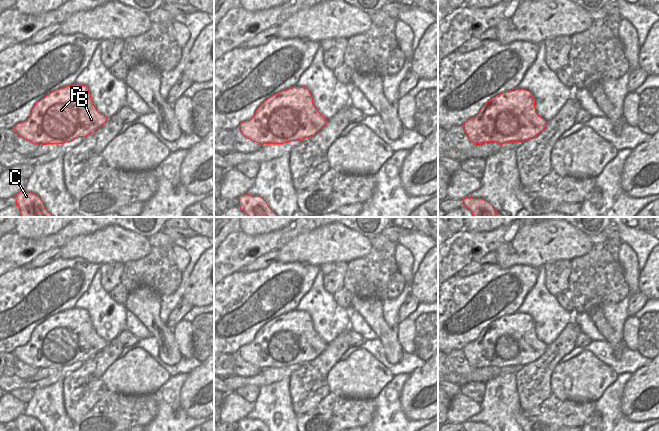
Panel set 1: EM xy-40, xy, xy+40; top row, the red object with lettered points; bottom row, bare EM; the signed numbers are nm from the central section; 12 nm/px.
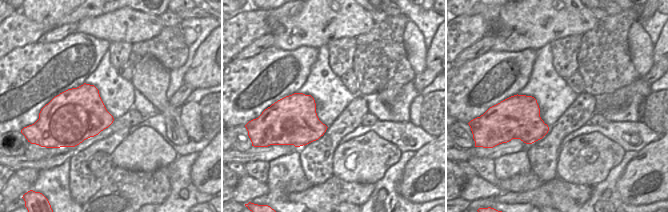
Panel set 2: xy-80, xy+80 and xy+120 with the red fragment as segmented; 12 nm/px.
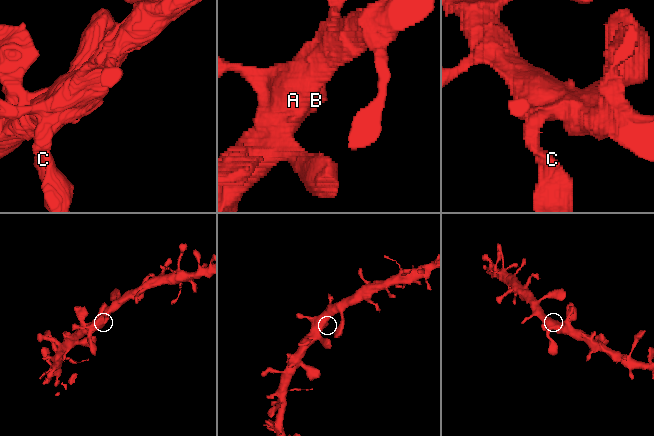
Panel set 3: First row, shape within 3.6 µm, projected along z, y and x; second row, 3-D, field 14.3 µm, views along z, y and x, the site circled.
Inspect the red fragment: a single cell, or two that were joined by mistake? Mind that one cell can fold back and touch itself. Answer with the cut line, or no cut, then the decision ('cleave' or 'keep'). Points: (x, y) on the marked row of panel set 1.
no cut; keep

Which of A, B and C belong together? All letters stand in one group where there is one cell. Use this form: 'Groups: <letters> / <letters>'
Groups: A B C

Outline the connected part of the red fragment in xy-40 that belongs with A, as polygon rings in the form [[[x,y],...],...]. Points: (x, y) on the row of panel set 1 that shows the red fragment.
[[[74,83],[38,101],[28,119],[13,129],[18,136],[34,144],[64,144],[90,135],[107,119],[97,111],[89,89]]]

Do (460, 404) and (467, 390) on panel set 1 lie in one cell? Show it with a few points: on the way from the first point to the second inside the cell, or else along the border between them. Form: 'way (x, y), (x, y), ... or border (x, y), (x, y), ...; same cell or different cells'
border (460, 392), (479, 404); different cells

